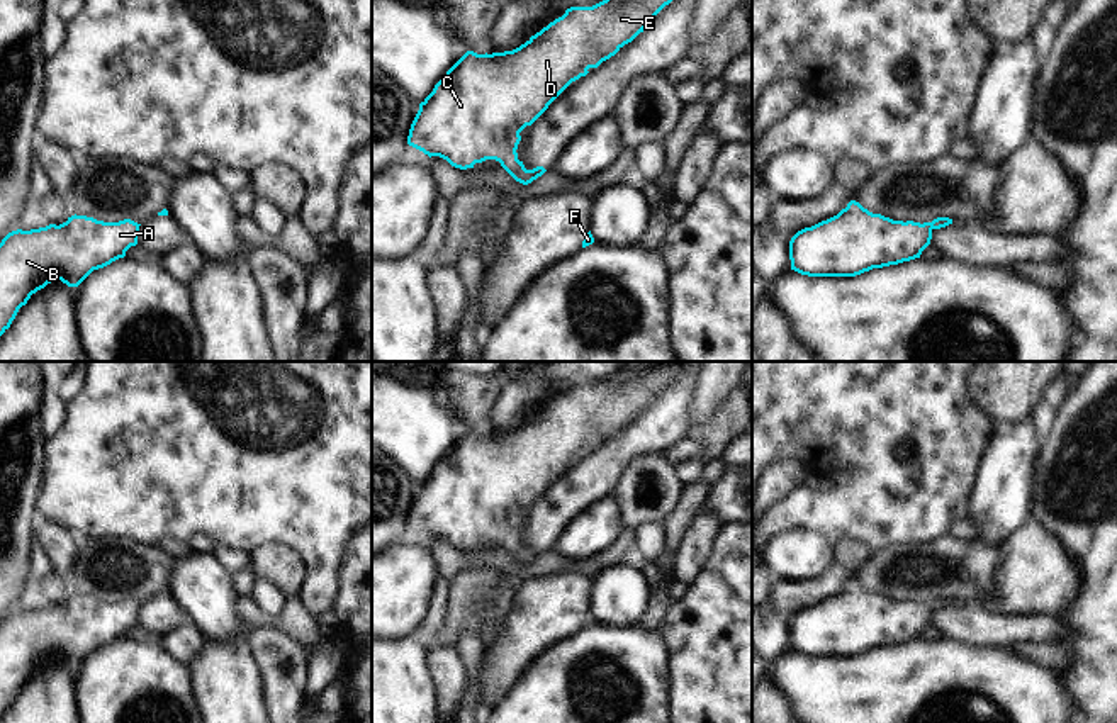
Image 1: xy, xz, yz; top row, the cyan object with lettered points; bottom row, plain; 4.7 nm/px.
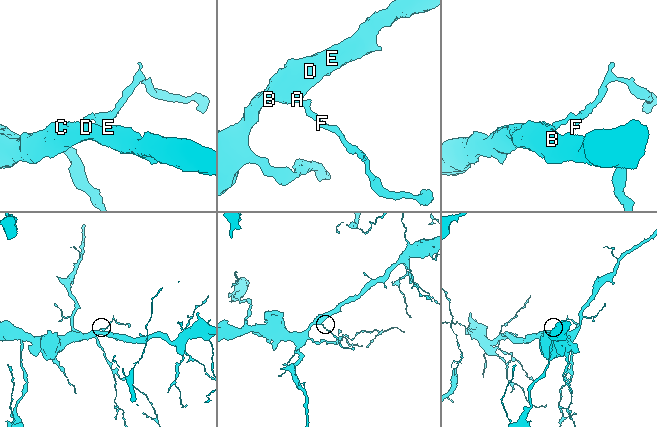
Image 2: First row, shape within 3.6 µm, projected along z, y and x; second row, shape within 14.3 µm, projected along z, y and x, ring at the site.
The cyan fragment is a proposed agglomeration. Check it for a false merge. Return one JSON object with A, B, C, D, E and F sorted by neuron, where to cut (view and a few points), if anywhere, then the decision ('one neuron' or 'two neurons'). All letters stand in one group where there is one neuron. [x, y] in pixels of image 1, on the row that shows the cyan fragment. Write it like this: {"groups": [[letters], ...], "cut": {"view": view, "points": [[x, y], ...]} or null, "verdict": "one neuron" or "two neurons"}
{"groups": [["A", "B", "C", "D", "E", "F"]], "cut": null, "verdict": "one neuron"}

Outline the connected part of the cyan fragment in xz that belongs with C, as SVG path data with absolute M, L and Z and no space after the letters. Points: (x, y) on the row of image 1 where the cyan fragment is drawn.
M603 0L592 7L570 7L562 17L550 22L513 51L492 54L467 51L419 104L419 110L409 129L407 144L429 158L440 156L460 170L474 168L475 163L486 160L496 160L516 182L523 185L531 183L547 170L543 166L526 170L523 161L518 160L519 132L526 126L531 126L572 81L586 76L589 68L598 68L643 32L654 17L671 2Z

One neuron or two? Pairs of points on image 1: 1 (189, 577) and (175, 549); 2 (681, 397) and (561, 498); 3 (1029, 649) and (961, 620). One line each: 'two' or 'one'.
1: two
2: one
3: two

